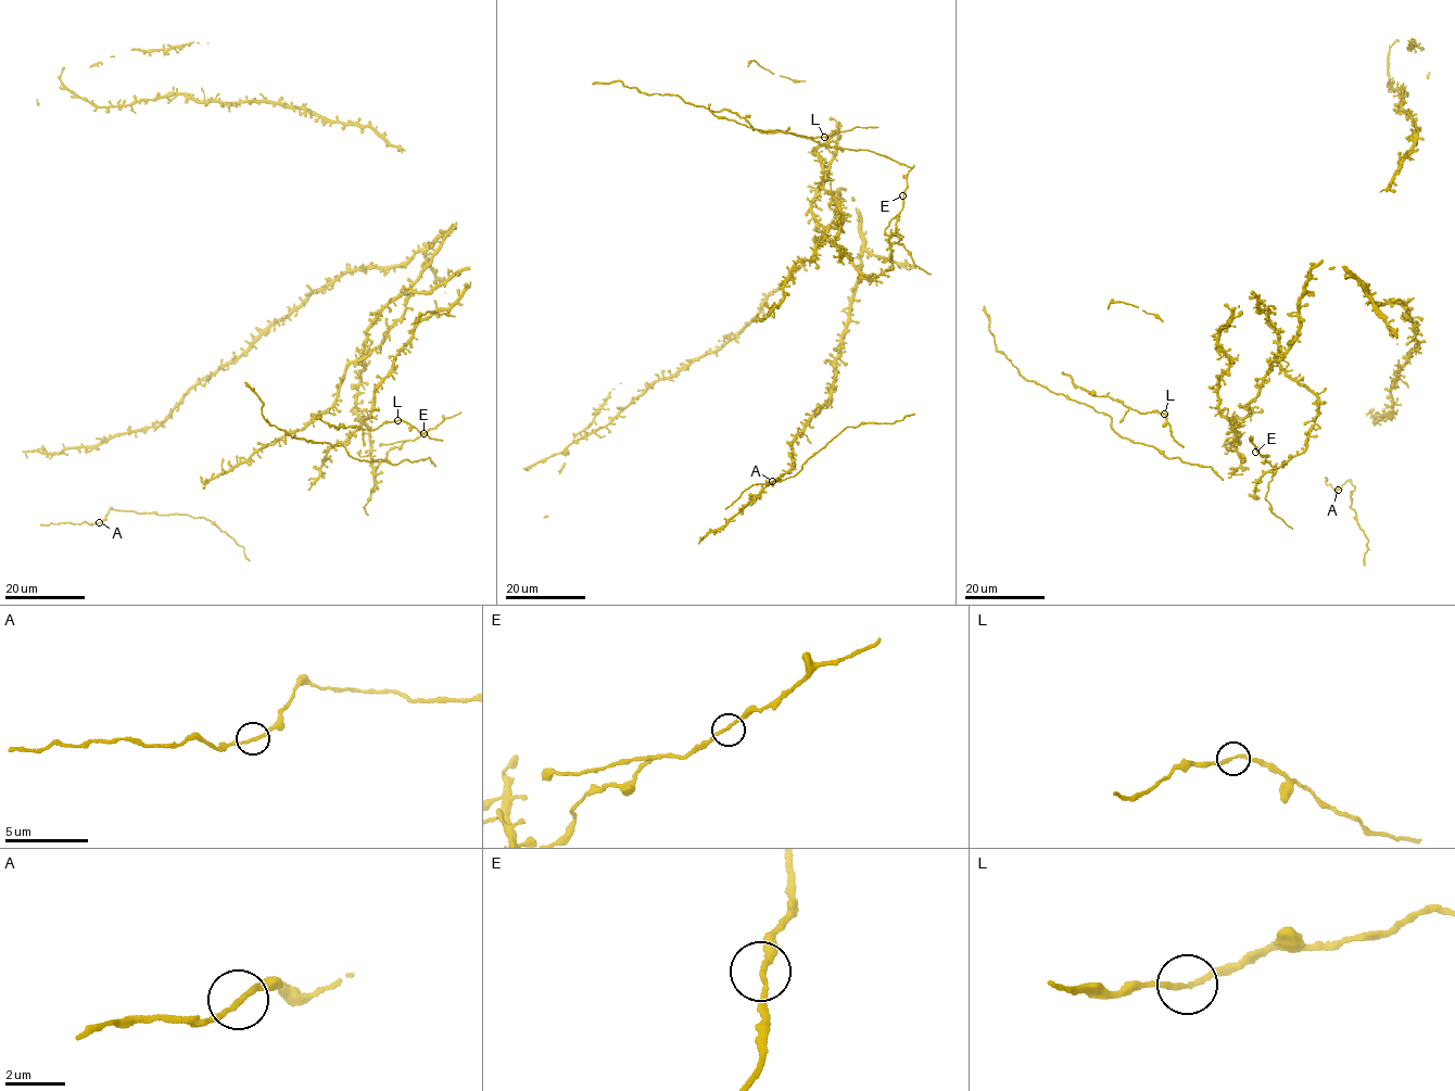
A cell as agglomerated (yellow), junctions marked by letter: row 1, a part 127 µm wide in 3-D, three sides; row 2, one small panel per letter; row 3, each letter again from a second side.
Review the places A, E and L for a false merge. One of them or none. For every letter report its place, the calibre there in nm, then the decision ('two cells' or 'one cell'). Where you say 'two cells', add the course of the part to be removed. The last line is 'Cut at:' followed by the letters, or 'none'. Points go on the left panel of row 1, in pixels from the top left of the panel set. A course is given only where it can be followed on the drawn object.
A: place (99, 522); calibre 170 nm; one cell
E: place (424, 433); calibre 160 nm; one cell
L: place (397, 420); calibre 180 nm; one cell
Cut at: none

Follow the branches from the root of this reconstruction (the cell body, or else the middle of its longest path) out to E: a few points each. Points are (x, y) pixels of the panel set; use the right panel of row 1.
E: (1301, 297), (1298, 332), (1270, 364), (1275, 359), (1316, 397), (1317, 416), (1306, 446), (1274, 474), (1255, 452)

